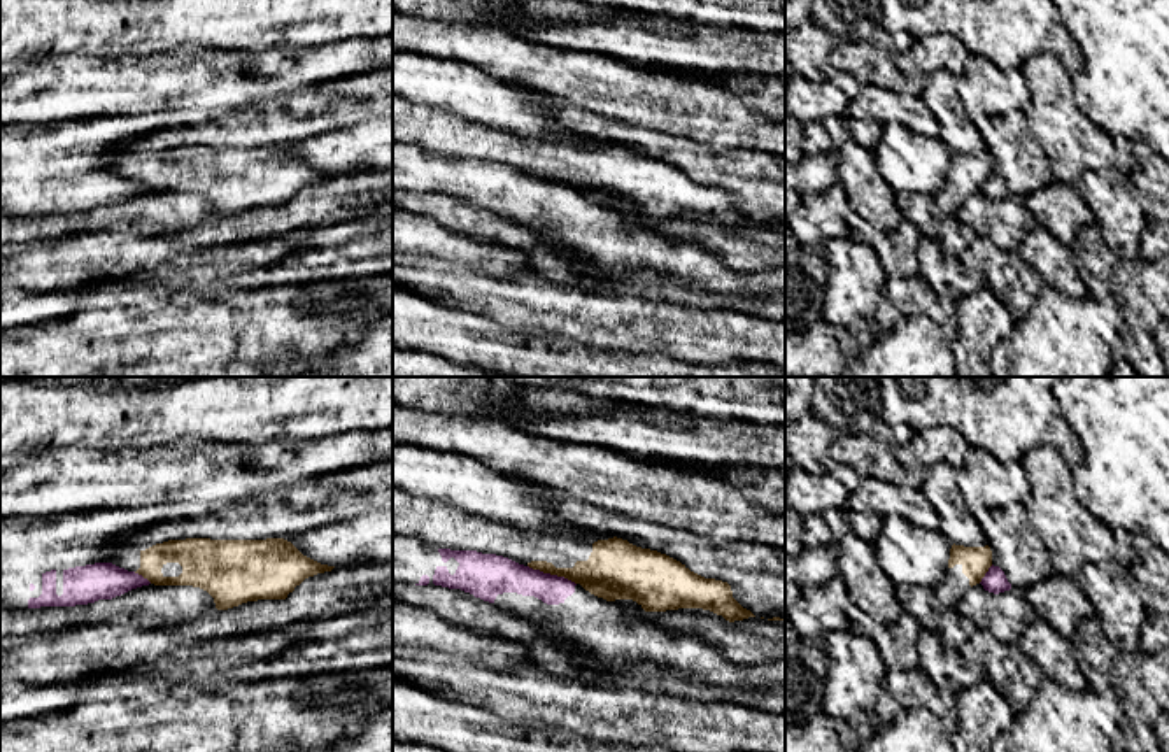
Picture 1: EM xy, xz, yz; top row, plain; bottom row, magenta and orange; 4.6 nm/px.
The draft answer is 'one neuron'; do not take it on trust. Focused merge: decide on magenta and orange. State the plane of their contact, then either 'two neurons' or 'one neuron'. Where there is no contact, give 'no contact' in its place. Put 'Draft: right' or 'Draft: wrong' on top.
Draft: wrong
xz | two neurons

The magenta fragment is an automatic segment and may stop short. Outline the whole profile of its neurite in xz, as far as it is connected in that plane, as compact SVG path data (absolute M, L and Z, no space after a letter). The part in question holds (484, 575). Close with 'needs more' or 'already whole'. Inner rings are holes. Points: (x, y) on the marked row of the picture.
M393 536L393 584L435 584L449 589L461 589L464 592L473 594L475 598L492 603L501 610L526 619L533 626L542 628L550 635L563 636L566 640L564 647L571 654L584 654L599 666L620 668L647 663L661 670L670 670L682 677L703 680L713 685L785 687L785 659L761 663L755 666L736 664L729 661L720 652L720 649L701 640L699 635L685 631L668 631L652 621L626 615L615 603L591 594L580 584L575 584L564 577L533 570L503 556L482 554L477 550L438 549L417 538Z; needs more

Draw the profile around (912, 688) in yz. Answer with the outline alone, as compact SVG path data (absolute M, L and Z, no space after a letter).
M918 666L911 670L889 670L887 689L903 708L927 708L939 719L946 713L945 701L936 685Z

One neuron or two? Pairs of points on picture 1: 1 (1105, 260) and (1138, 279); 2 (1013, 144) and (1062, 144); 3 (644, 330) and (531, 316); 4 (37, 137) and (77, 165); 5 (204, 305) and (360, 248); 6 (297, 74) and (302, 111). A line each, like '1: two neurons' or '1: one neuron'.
1: one neuron
2: two neurons
3: one neuron
4: one neuron
5: two neurons
6: two neurons

